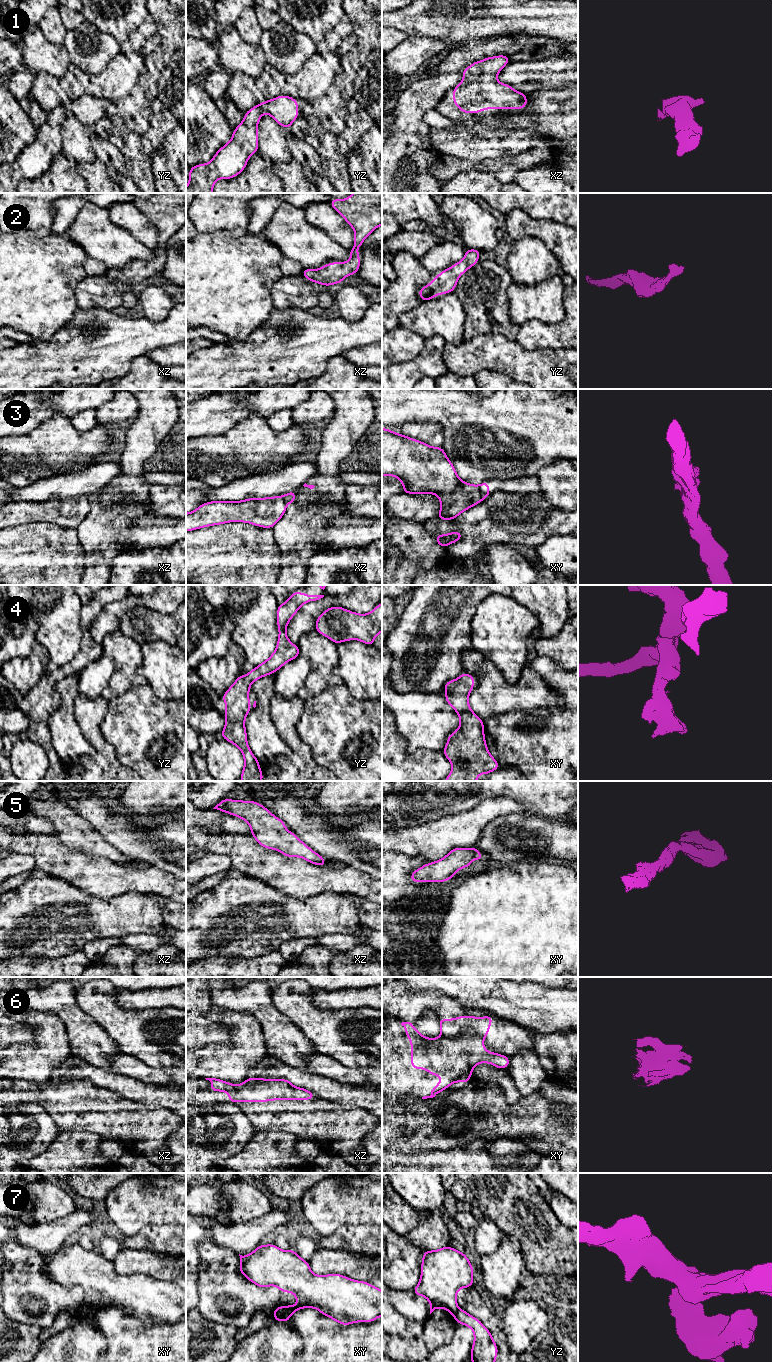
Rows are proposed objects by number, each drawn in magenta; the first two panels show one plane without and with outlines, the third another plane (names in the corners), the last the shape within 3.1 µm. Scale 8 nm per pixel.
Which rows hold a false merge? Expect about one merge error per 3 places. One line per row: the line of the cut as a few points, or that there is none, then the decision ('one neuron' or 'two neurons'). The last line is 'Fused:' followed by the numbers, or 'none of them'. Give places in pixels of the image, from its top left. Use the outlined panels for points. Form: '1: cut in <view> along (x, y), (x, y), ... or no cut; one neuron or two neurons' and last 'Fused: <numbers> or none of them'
1: no cut; one neuron
2: no cut; one neuron
3: cut in xy along (478, 486), (482, 499); two neurons
4: no cut; one neuron
5: no cut; one neuron
6: cut in xy along (441, 1035), (456, 1036), (463, 1032), (475, 1031), (484, 1037); two neurons
7: cut in xy along (284, 1307), (290, 1314); two neurons
Fused: 3, 6, 7

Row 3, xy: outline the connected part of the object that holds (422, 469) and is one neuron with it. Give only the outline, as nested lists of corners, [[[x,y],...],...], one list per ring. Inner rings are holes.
[[[382,428],[382,476],[397,477],[403,483],[403,493],[437,495],[441,508],[436,518],[441,520],[453,520],[483,500],[479,486],[459,478],[442,447],[431,447],[387,428]]]

